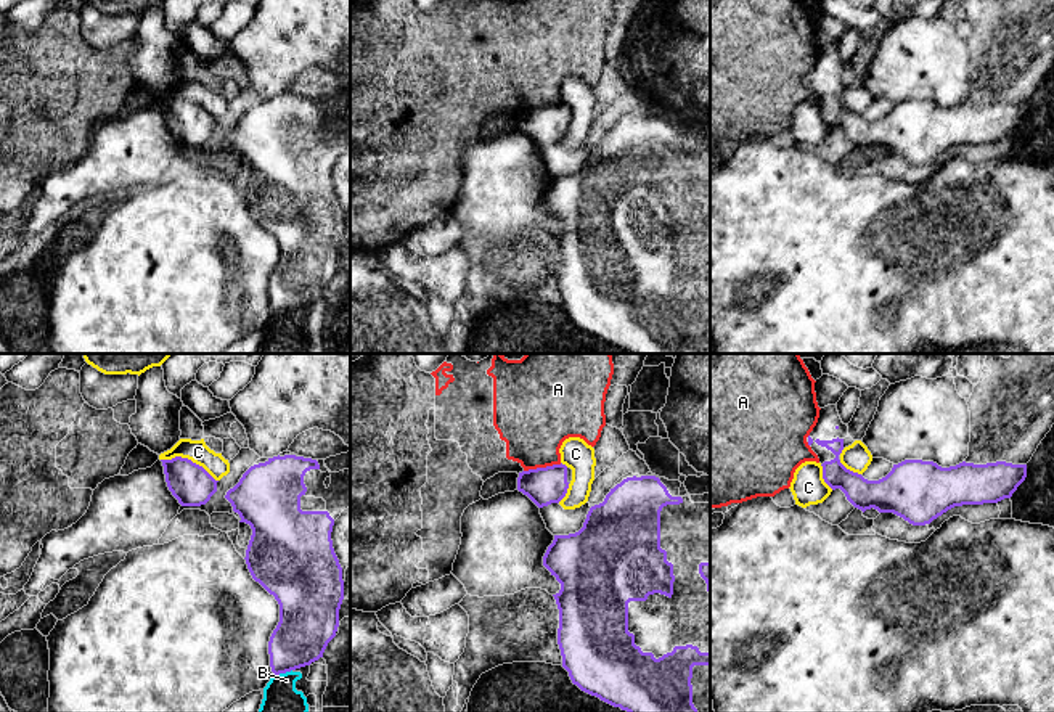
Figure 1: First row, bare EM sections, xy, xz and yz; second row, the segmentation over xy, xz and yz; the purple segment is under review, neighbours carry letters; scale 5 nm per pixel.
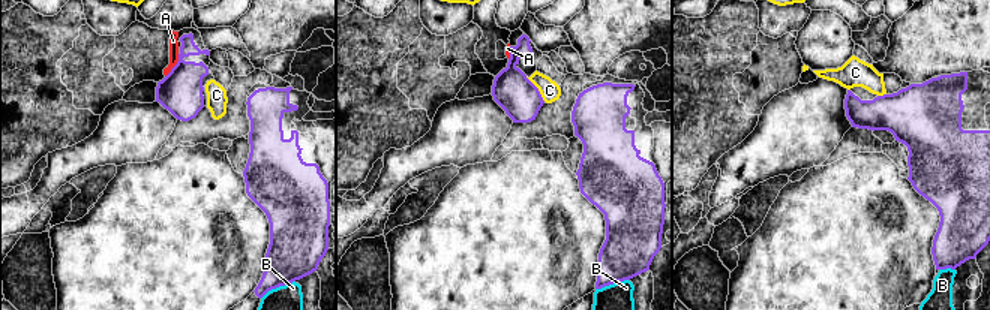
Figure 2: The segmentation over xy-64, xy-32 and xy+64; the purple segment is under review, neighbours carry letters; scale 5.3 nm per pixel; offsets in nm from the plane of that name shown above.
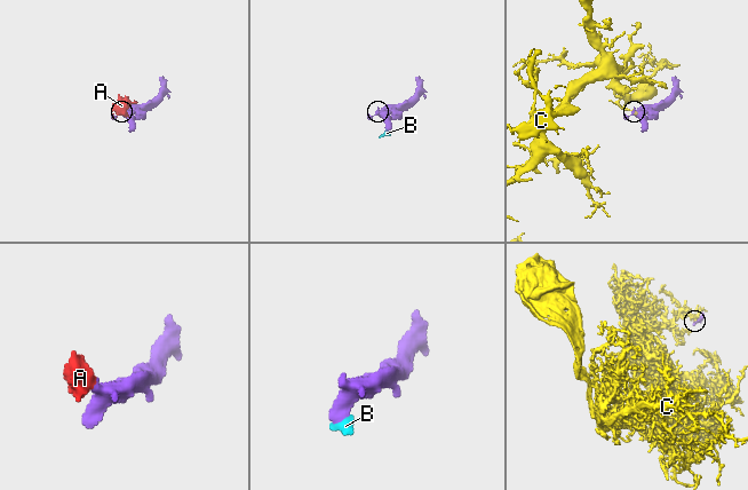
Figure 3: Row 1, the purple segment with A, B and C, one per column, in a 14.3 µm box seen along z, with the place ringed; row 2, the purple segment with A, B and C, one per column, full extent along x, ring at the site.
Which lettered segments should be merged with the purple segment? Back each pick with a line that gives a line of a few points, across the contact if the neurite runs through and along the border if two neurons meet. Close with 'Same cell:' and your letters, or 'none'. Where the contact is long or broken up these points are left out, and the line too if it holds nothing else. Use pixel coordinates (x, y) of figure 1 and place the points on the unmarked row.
Same cell: none

